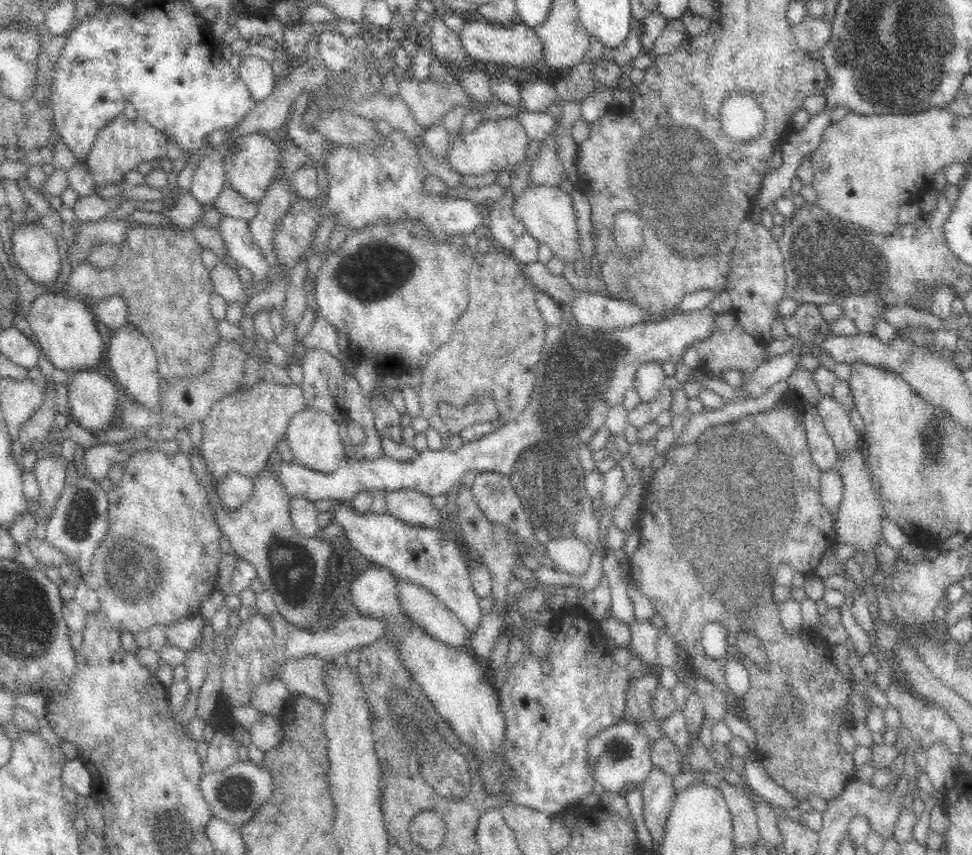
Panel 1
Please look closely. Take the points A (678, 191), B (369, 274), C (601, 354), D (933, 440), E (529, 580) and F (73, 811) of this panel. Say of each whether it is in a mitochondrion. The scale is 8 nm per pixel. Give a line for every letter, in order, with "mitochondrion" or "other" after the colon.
A: mitochondrion
B: mitochondrion
C: mitochondrion
D: mitochondrion
E: other
F: other

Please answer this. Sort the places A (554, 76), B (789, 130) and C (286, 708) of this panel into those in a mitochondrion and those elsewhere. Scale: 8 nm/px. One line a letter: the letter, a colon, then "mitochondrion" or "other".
A: other
B: other
C: other

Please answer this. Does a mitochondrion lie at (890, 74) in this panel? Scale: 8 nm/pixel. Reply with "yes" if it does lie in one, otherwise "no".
yes

